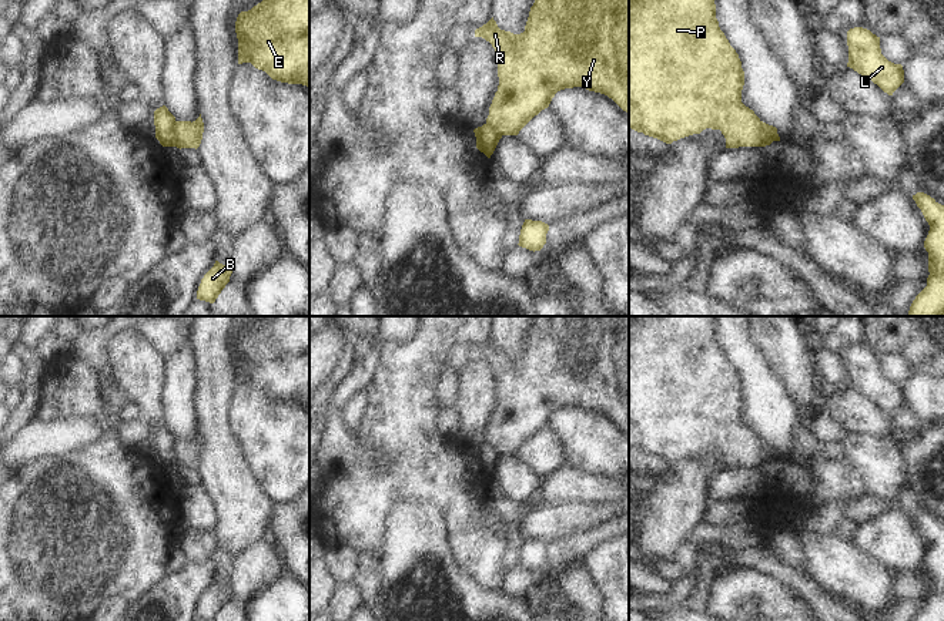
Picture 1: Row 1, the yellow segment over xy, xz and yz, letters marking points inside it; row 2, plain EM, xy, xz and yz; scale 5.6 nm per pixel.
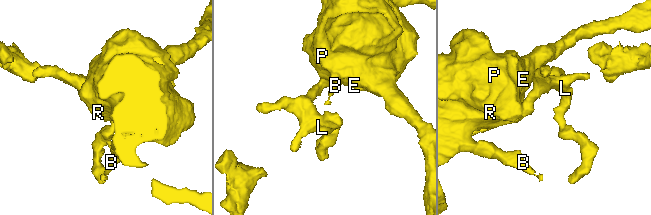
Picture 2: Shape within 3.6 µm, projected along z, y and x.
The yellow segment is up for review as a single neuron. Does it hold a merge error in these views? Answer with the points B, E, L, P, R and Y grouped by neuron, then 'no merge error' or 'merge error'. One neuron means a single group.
B E P R Y / L; merge error

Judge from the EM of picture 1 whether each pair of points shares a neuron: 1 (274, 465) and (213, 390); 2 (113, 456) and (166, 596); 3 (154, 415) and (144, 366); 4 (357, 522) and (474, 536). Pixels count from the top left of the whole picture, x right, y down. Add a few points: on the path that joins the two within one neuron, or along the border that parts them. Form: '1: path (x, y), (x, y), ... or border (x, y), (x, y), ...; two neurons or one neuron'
1: border (237, 383), (233, 403), (233, 429), (244, 446); two neurons
2: border (168, 576), (134, 601); two neurons
3: path (151, 403), (144, 378); one neuron
4: path (388, 490), (434, 489), (449, 504); one neuron

